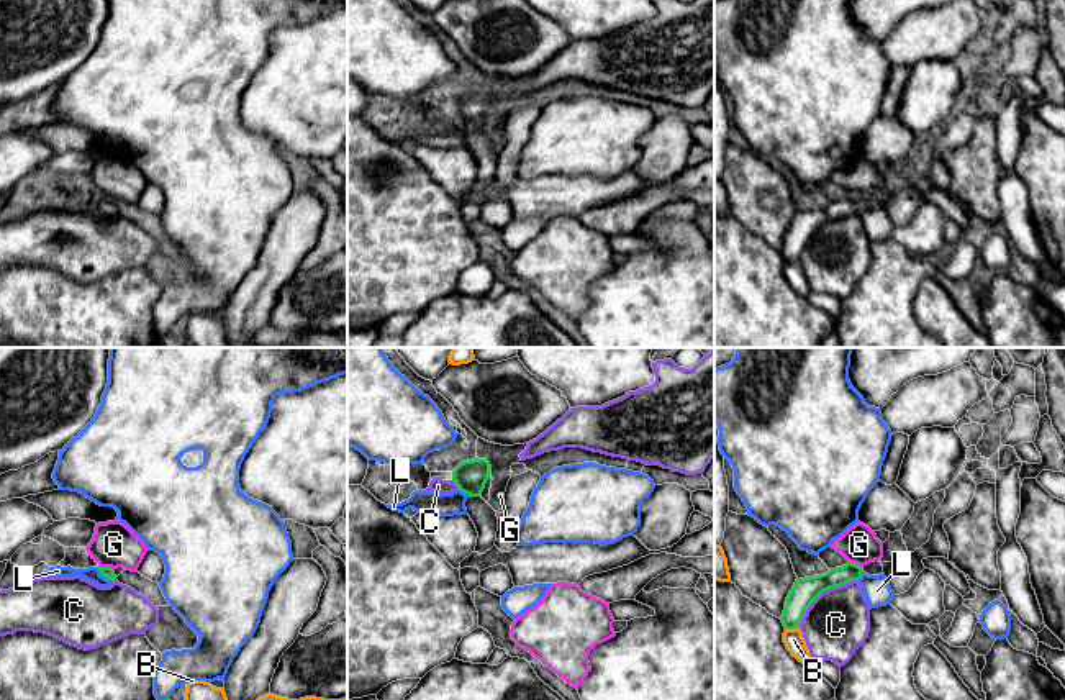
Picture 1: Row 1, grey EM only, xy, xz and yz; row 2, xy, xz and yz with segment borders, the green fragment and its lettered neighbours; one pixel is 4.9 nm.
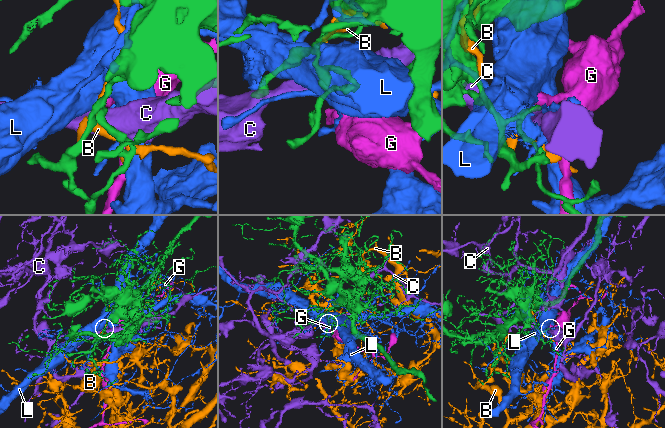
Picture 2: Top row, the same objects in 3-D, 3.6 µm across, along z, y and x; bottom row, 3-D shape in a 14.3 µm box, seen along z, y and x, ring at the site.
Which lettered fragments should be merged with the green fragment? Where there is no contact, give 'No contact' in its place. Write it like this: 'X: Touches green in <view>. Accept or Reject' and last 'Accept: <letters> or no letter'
B: Touches green in yz. Reject
C: Touches green in yz. Reject
G: Touches green in xy. Reject
L: Touches green in xy. Reject
Accept: no letter

